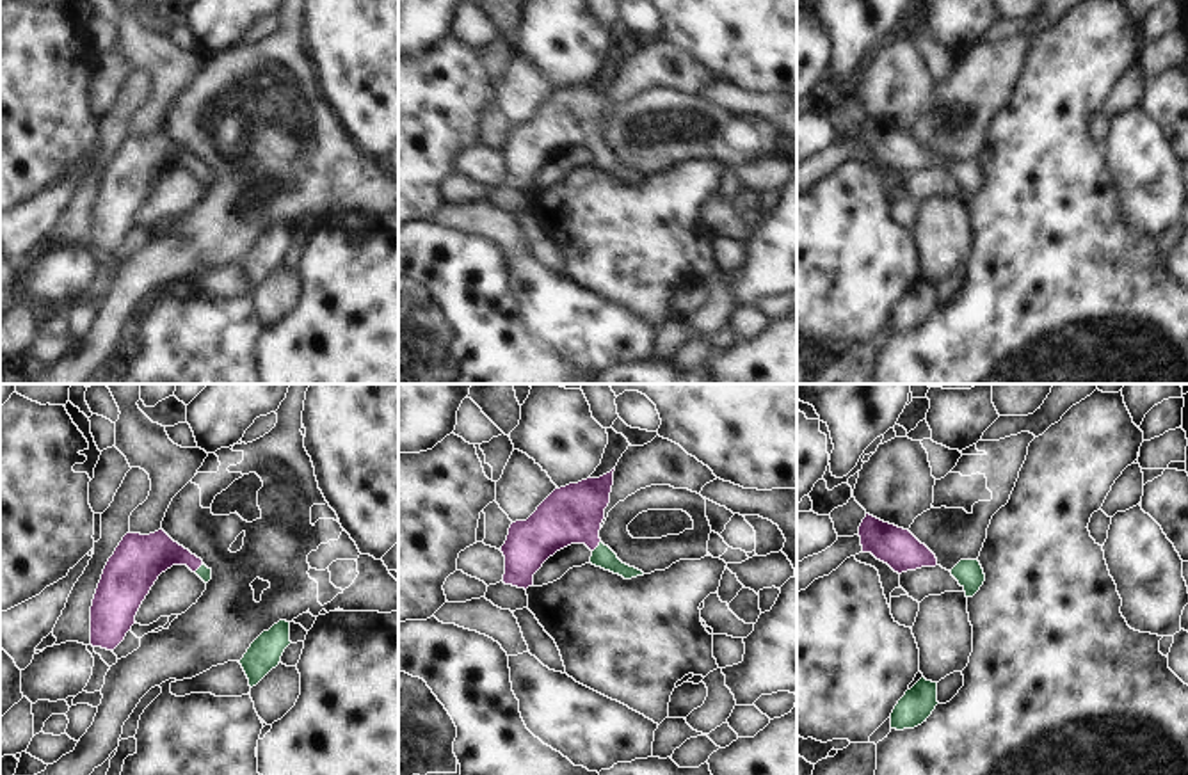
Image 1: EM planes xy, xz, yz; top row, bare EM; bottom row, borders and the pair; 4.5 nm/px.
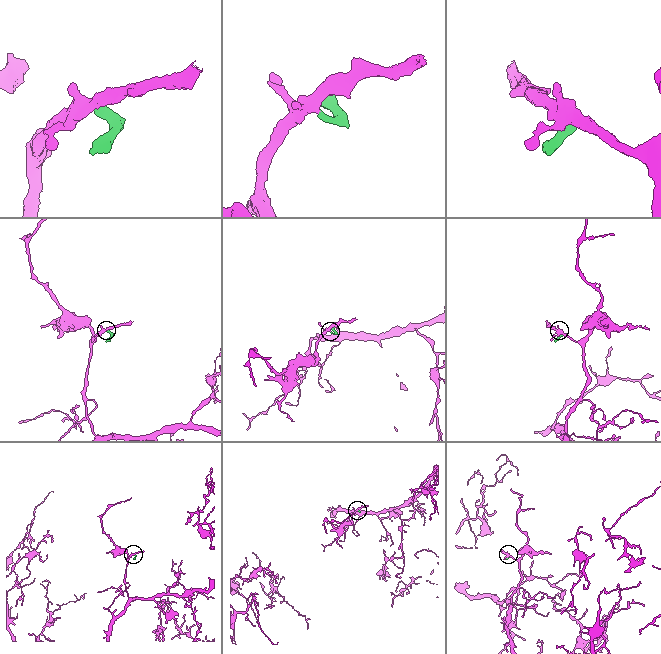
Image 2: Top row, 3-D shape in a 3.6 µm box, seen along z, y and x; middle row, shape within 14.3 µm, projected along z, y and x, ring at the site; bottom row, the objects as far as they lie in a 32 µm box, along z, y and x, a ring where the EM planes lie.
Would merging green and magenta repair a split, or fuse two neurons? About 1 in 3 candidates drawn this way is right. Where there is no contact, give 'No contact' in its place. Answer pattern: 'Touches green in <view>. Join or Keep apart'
Touches green in xz. Join

